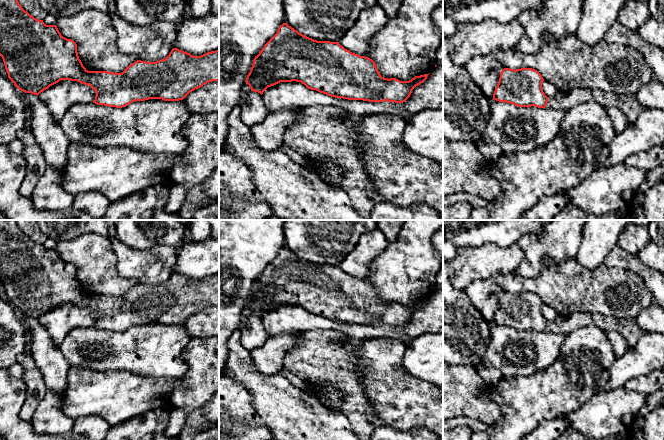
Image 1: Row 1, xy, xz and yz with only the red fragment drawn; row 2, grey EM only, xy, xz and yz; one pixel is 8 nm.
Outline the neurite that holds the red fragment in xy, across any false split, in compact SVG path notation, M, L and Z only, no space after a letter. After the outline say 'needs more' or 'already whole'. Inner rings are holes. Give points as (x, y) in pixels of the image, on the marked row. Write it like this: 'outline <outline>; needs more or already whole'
outline M0 0L0 56L8 78L17 89L39 95L60 80L77 81L95 90L93 103L122 108L134 101L183 100L203 85L219 81L219 50L193 56L173 48L165 59L156 62L137 60L122 73L88 71L79 59L77 44L63 37L56 25L46 25L25 11L18 0Z; already whole

